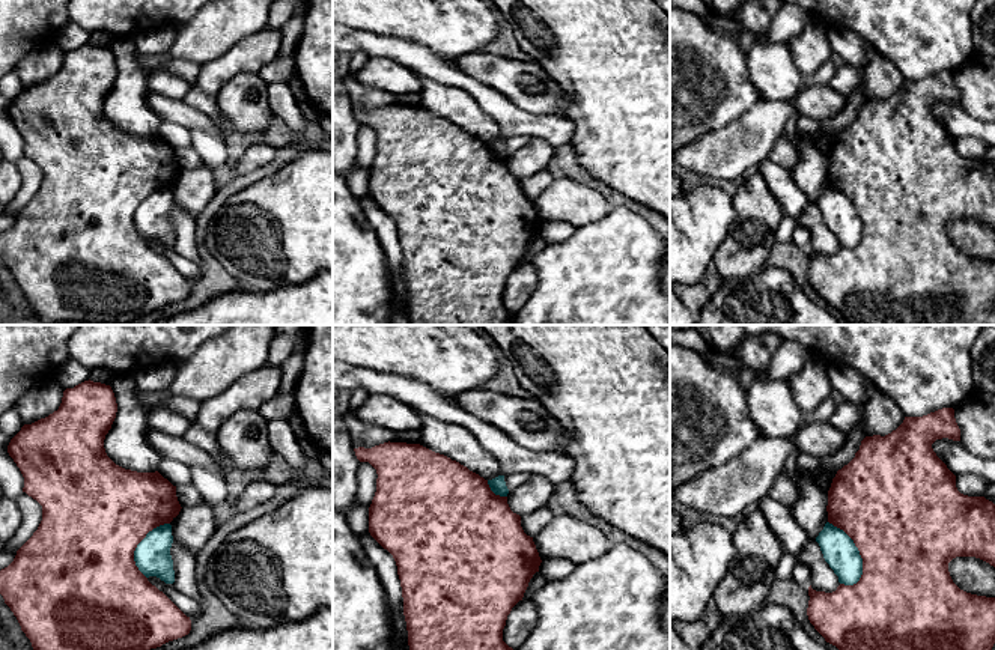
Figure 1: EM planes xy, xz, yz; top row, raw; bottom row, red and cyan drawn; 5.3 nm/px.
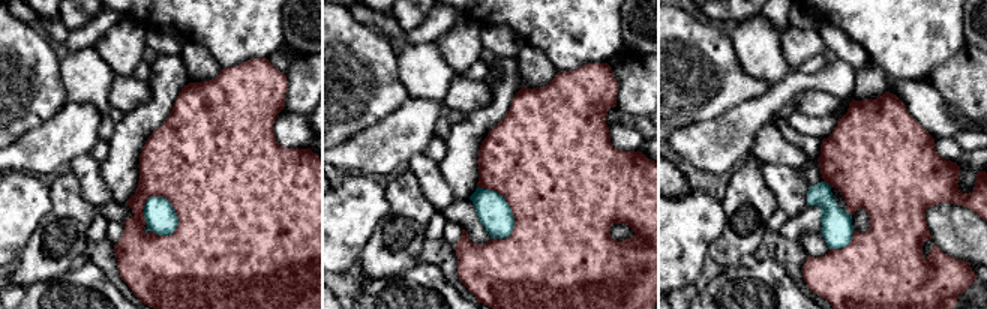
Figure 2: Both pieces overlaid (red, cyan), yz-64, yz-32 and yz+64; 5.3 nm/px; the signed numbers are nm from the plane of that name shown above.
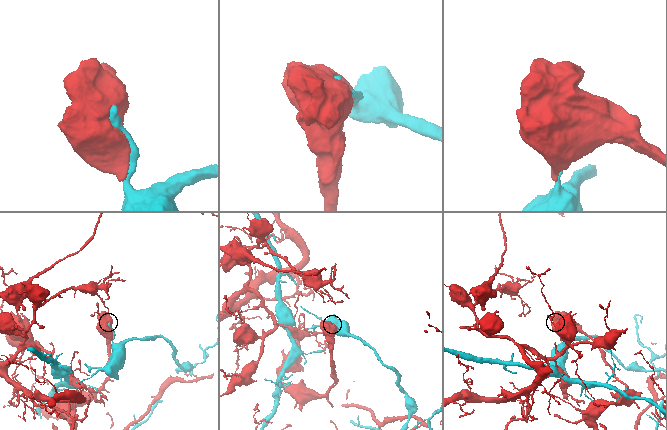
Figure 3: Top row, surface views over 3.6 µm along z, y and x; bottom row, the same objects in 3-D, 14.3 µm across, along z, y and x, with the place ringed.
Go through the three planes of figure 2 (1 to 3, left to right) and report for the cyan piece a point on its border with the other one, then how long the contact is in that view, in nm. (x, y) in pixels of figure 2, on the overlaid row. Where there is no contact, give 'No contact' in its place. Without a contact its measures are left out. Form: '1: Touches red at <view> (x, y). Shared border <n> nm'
1: Touches red at yz-64 (174, 209). Shared border 240 nm
2: Touches red at yz-32 (509, 204). Shared border 320 nm
3: Touches red at yz+64 (846, 246). Shared border 170 nm

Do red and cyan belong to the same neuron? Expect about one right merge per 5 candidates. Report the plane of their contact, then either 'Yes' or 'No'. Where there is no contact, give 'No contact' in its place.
Touches red in yz. No

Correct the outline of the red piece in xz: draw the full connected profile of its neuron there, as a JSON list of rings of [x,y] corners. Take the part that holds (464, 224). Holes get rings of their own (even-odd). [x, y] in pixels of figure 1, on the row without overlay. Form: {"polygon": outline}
{"polygon": [[[384,105],[372,111],[354,111],[360,125],[369,125],[378,137],[376,155],[369,170],[369,196],[387,212],[397,229],[402,250],[403,278],[408,293],[408,320],[411,325],[513,325],[513,311],[503,304],[503,292],[512,271],[522,263],[530,242],[542,226],[533,200],[527,199],[521,190],[521,179],[513,176],[507,167],[507,159],[495,158],[488,143],[470,134],[450,120],[435,116],[420,107]]]}

